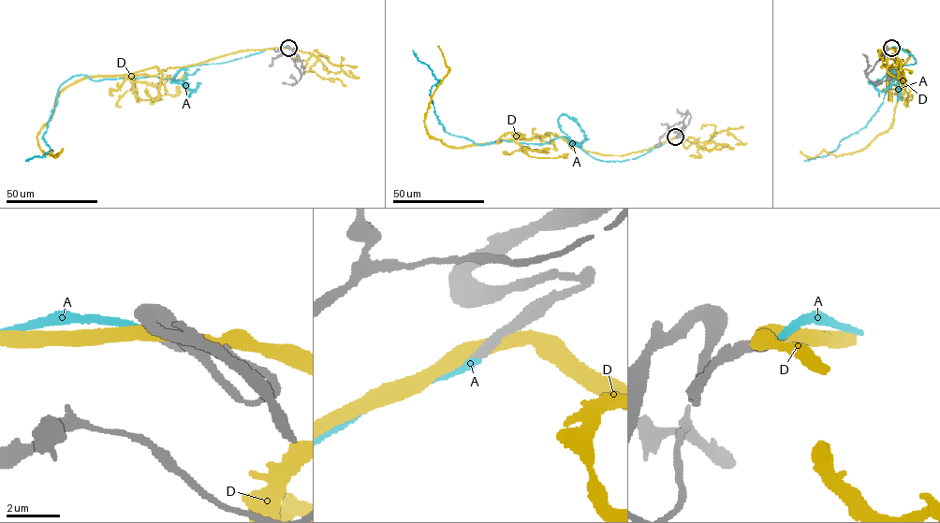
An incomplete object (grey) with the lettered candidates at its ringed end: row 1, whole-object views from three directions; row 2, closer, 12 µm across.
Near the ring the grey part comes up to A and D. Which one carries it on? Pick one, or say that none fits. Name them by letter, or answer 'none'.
A

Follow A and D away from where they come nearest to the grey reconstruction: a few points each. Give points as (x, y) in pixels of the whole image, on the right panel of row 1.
A: (891, 49), (916, 64), (891, 73), (899, 80), (891, 76), (883, 103), (864, 127), (827, 155), (804, 161)
D: (890, 49), (909, 52), (888, 70), (901, 81), (893, 123), (854, 152), (807, 157), (800, 151)

